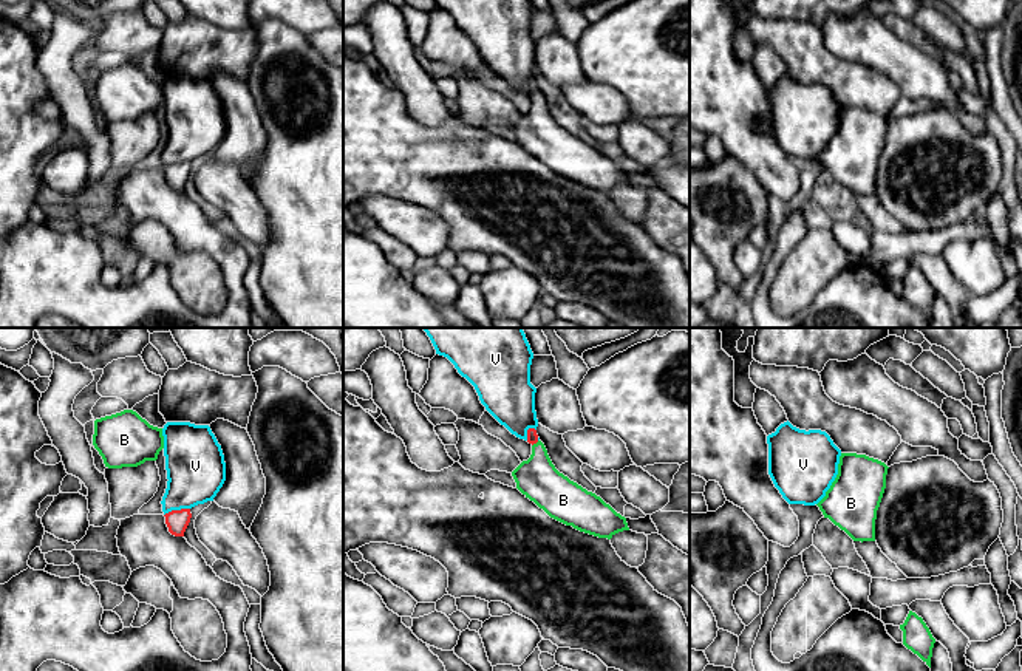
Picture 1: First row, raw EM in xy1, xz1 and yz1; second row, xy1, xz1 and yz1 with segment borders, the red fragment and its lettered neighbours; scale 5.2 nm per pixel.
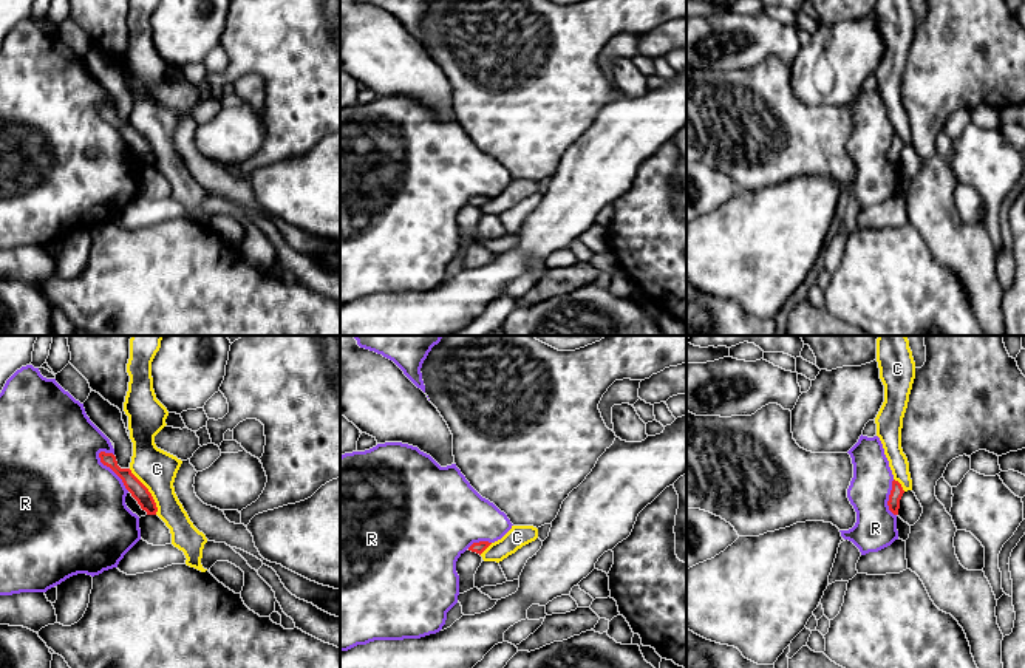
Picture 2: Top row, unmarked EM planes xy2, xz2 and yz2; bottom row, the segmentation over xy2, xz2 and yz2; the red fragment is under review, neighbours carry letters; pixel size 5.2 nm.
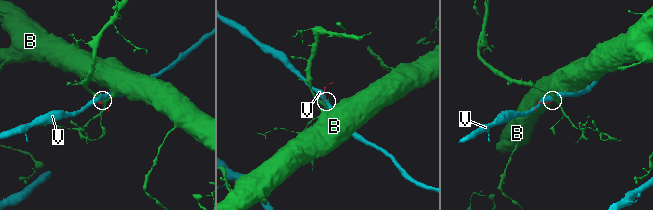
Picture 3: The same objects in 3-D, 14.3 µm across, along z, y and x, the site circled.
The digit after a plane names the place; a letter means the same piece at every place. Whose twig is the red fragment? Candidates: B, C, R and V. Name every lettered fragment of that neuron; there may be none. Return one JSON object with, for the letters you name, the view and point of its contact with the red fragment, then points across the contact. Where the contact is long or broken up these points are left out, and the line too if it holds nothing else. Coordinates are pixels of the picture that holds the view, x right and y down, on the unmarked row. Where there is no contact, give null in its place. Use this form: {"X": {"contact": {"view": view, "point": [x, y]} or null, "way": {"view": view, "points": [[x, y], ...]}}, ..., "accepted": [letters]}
{"B": {"contact": {"view": "xz1", "point": [535, 96]}, "way": {"view": "xz1", "points": [[532, 91], [535, 96], [537, 132]]}}, "accepted": ["B"]}

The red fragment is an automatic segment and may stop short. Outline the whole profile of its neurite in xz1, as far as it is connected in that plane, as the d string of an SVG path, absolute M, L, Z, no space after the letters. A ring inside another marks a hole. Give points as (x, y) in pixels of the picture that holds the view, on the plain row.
M535 82L527 83L527 96L532 99L530 111L512 125L526 152L550 172L598 192L611 193L629 184L625 170L555 122Z

